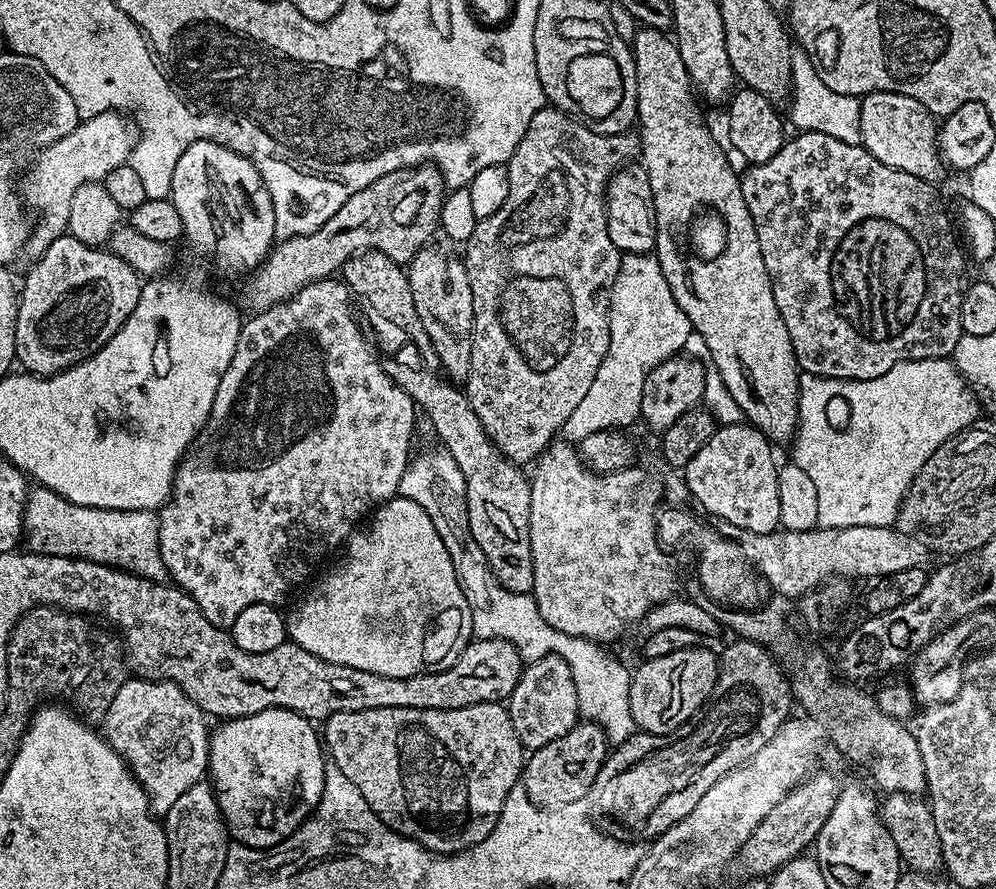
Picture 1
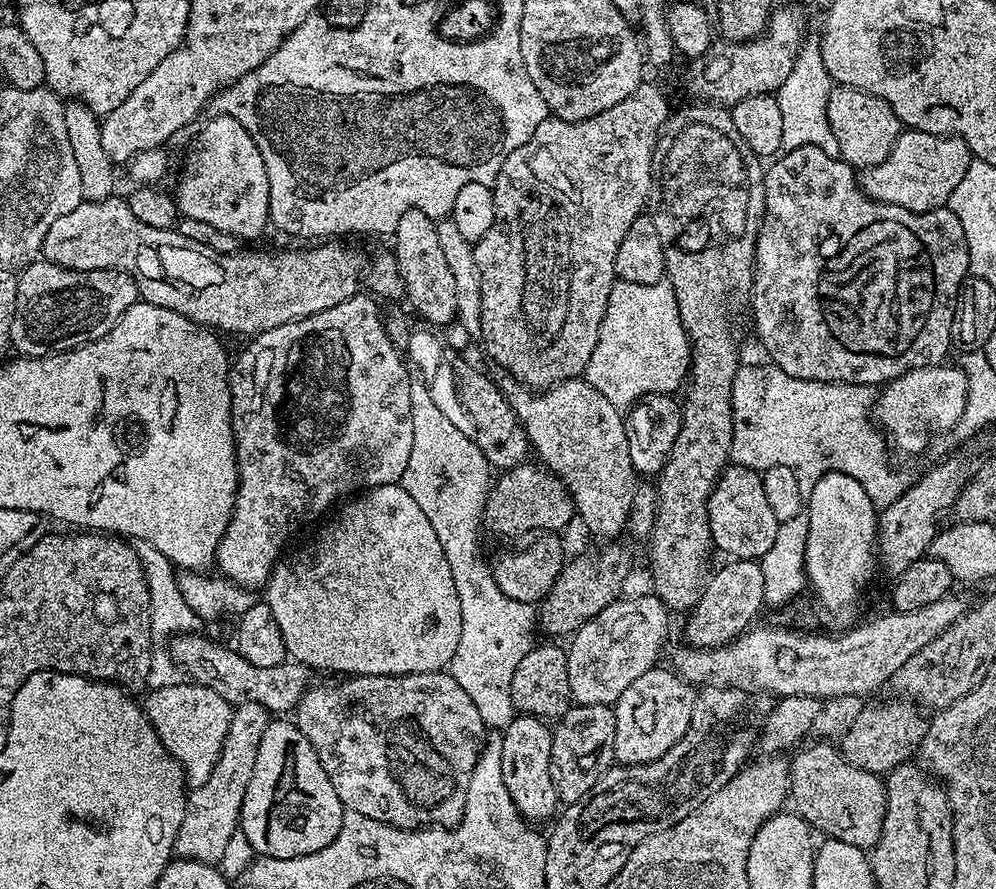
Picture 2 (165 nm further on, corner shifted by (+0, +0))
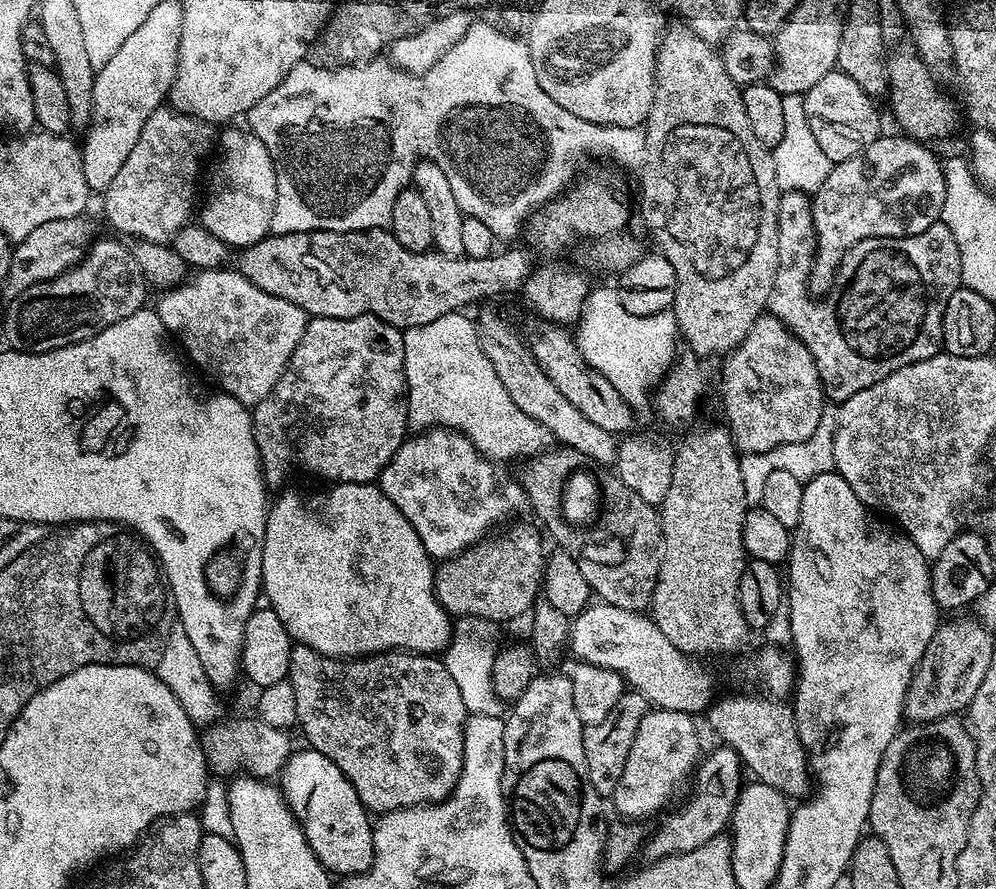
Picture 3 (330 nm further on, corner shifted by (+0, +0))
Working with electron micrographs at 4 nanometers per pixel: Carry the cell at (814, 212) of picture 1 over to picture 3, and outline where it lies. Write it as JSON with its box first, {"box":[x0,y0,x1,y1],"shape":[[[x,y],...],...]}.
{"box":[767,192,962,402],"shape":[[[784,192],[778,202],[778,274],[770,290],[767,311],[779,318],[810,350],[818,366],[818,378],[829,401],[843,402],[854,394],[882,382],[894,370],[939,356],[944,343],[944,315],[950,294],[962,287],[960,255],[954,234],[943,222],[913,236],[866,238],[849,248],[832,281],[832,289],[823,298],[814,298],[808,290],[812,262],[816,258],[816,231],[812,201],[807,192]]]}

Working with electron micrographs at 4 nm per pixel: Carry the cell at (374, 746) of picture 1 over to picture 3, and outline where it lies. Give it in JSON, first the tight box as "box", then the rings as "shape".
{"box":[288,643,470,814],"shape":[[[293,643],[290,650],[290,666],[288,667],[288,685],[294,690],[294,710],[296,711],[296,724],[304,731],[307,747],[315,752],[326,754],[342,774],[354,786],[358,798],[364,803],[365,808],[372,814],[397,812],[400,808],[415,808],[417,804],[438,804],[454,790],[458,778],[462,774],[464,761],[464,727],[470,713],[466,710],[466,702],[462,702],[462,694],[450,678],[450,670],[446,670],[443,659],[432,654],[419,652],[405,652],[393,650],[391,652],[373,652],[359,658],[341,658],[327,656],[305,644]]]}

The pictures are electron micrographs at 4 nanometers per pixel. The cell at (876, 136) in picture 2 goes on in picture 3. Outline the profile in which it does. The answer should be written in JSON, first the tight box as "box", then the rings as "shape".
{"box":[803,70,882,164],"shape":[[[833,70],[826,74],[826,78],[814,82],[810,90],[803,95],[804,109],[806,110],[806,122],[810,126],[810,131],[814,133],[814,139],[818,146],[826,153],[826,158],[830,158],[833,164],[841,164],[843,160],[849,160],[861,155],[864,149],[869,148],[882,134],[880,128],[880,112],[876,109],[877,101],[868,96],[846,73]]]}

